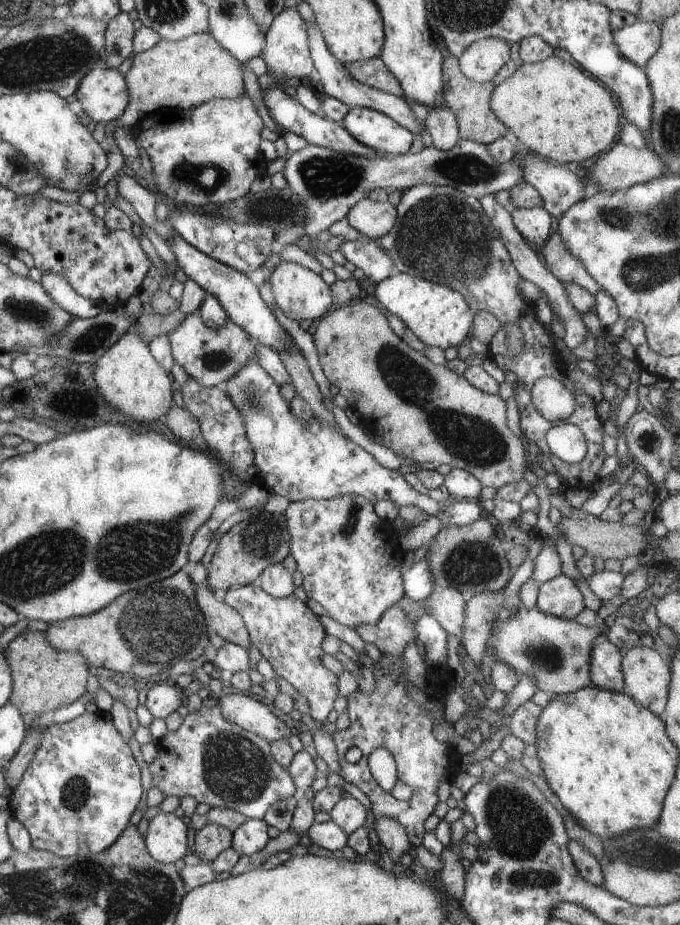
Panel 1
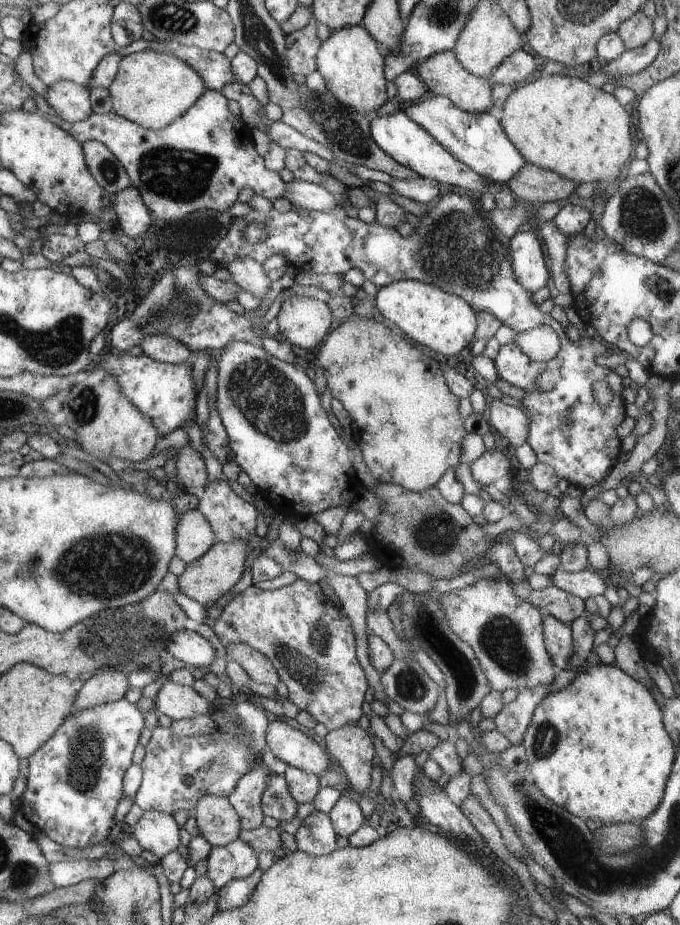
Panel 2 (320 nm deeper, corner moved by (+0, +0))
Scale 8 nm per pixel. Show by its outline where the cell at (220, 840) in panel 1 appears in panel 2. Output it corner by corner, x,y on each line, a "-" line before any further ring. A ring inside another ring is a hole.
204,795
197,800
196,816
200,834
213,847
239,838
241,820
228,797

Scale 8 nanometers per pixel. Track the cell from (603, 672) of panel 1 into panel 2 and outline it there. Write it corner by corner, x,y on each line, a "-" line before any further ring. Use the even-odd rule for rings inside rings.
550,615
542,617
544,646
551,661
558,670
566,669
568,660
573,653
571,625
557,621

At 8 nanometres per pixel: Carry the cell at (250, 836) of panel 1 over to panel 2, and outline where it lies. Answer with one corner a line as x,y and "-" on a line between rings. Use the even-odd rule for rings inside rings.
239,838
213,847
206,859
206,875
218,889
234,879
243,879
258,869
258,853

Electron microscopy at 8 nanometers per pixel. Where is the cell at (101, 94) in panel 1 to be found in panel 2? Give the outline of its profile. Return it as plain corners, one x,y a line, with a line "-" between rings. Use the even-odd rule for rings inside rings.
58,81
48,86
44,100
59,117
71,123
86,120
91,114
90,91
72,81

